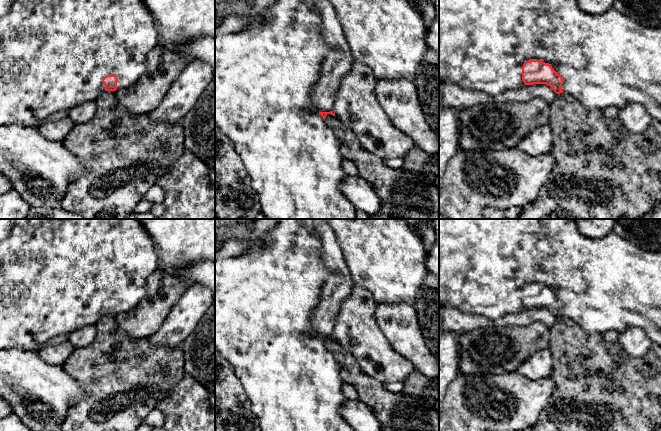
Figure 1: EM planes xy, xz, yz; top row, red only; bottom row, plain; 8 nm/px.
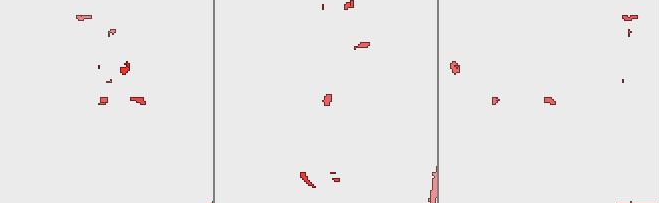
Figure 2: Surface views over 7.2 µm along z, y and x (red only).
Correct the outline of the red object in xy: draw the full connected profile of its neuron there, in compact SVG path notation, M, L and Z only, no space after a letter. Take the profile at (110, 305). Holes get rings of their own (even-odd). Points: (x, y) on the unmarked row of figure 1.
M11 219L10 235L0 241L0 349L37 350L56 336L69 335L95 323L104 315L133 309L146 293L147 278L159 267L150 235L140 219Z

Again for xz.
M277 219L277 223L272 228L264 232L263 243L259 248L256 248L247 254L239 254L237 256L226 258L217 257L217 259L215 260L215 348L219 352L220 356L222 356L226 361L228 361L232 365L235 374L239 378L251 402L251 410L260 422L261 431L354 431L339 413L339 407L347 400L342 389L344 382L340 376L341 367L335 360L333 353L330 352L325 346L325 342L328 338L331 338L333 340L335 340L335 338L333 337L333 335L318 337L313 332L310 324L311 314L318 305L320 300L322 286L326 279L331 275L330 270L327 268L327 266L322 260L321 251L321 241L313 228L312 219Z

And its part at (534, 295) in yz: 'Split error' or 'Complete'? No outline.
Split error

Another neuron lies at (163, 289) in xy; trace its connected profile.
M158 267L147 278L146 293L141 301L133 309L115 314L119 329L130 338L150 337L164 323L187 286L181 277Z

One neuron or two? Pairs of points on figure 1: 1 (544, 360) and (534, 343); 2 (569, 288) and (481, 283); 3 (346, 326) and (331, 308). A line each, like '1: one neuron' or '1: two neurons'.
1: two neurons
2: one neuron
3: two neurons

